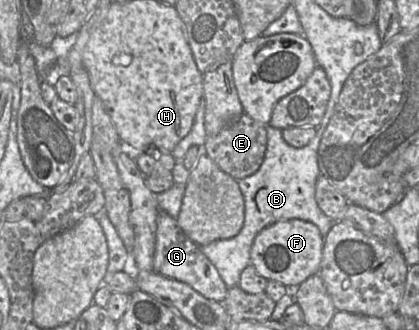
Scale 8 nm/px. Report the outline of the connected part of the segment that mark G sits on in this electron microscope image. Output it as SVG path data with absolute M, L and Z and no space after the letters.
M160 209L157 216L153 267L155 272L187 283L208 299L224 303L227 297L229 288L220 277L217 268L202 252L201 247L184 234L177 219Z

